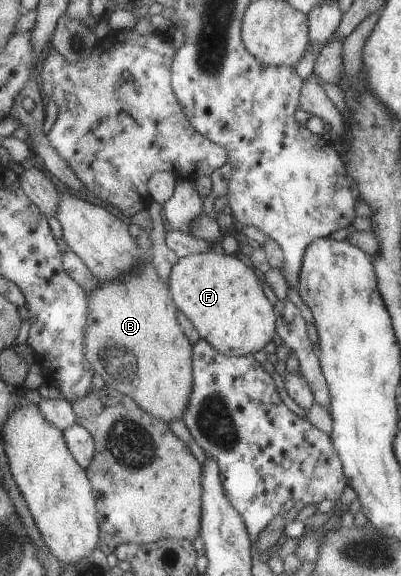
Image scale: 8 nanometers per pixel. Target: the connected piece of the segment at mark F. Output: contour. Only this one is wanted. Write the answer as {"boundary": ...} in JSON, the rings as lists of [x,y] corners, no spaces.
{"boundary":[[[211,247],[205,253],[178,258],[170,269],[167,286],[175,307],[186,315],[201,339],[224,356],[244,356],[265,347],[276,333],[273,305],[265,298],[261,282],[255,274],[251,267],[237,257],[218,247]]]}

